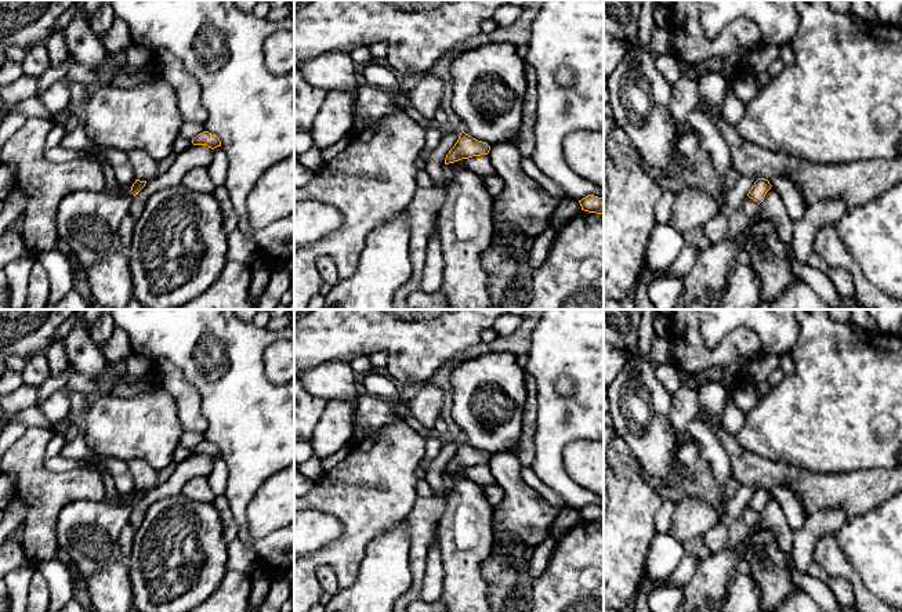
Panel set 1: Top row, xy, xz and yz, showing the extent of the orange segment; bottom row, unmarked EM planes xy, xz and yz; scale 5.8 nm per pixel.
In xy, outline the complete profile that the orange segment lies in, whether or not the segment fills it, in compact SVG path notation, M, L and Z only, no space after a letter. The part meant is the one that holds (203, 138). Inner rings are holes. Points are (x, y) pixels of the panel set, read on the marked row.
M203 131L203 133L198 134L192 140L192 144L193 145L207 145L211 149L221 146L220 138L209 131Z

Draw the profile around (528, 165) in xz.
M522 157L522 170L551 198L558 200L565 198L564 191L551 178L539 170L532 157Z

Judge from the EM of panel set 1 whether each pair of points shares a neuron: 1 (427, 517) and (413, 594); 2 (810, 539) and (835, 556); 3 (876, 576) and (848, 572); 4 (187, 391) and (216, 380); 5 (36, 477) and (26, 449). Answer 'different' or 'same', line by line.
1: same
2: different
3: different
4: different
5: same

